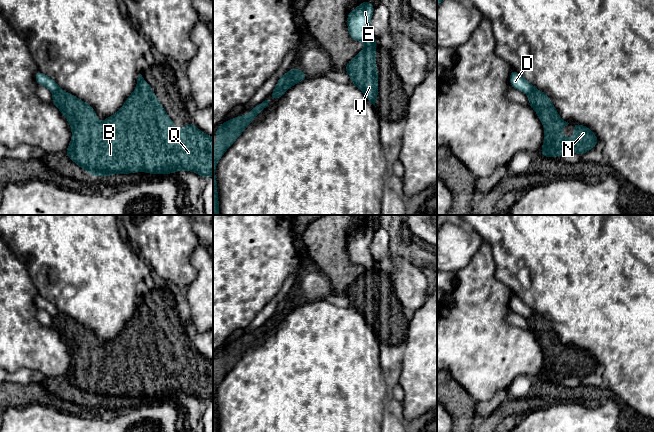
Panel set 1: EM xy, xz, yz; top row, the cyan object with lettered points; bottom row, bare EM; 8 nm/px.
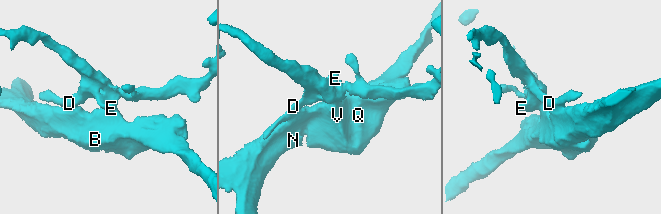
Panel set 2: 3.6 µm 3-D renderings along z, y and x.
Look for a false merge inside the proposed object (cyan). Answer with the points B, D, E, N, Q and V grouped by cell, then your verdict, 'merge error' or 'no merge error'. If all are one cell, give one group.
B N Q V / D E; merge error

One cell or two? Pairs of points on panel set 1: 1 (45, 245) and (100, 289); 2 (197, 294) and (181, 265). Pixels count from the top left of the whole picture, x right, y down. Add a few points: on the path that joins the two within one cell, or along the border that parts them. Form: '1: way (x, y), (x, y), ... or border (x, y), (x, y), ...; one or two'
1: way (59, 248), (86, 275); one
2: border (190, 259), (196, 277), (187, 287); two

